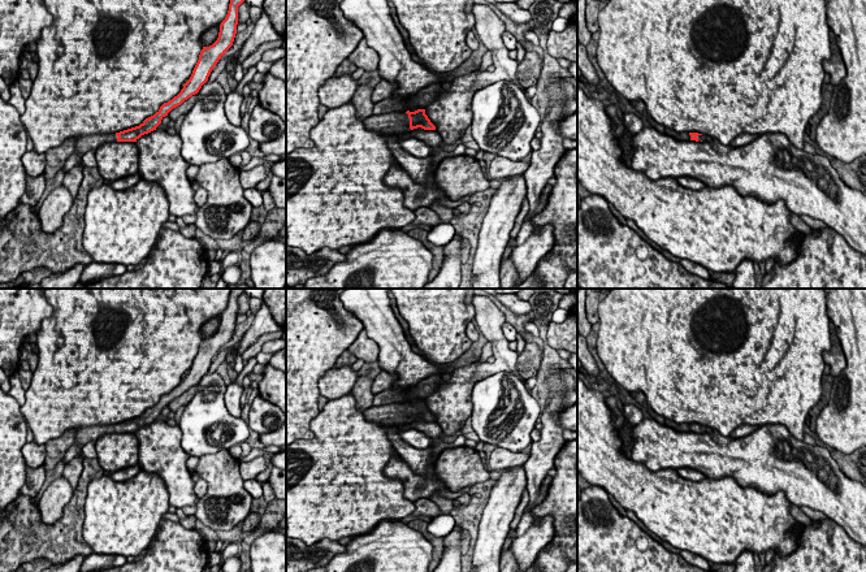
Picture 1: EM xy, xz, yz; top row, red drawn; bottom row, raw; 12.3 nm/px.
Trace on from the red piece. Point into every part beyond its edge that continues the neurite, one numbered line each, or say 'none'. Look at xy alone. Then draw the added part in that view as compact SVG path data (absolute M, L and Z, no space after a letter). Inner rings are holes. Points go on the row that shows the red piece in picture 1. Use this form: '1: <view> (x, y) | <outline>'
1: xy (85, 143) | M94 134L75 138L75 153L83 156L87 151L95 151L103 143L117 142L116 134Z

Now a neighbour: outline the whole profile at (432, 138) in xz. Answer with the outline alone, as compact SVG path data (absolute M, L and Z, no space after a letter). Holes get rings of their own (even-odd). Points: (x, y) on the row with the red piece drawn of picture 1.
M417 127L408 134L403 134L400 138L402 139L416 138L428 144L432 148L428 157L432 160L432 164L436 166L436 169L443 159L449 157L449 152L443 151L440 147L442 138L440 133L437 133L436 130L424 130L421 127Z

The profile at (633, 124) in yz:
M624 113L623 124L627 133L631 133L631 134L637 134L644 129L642 120L633 113Z

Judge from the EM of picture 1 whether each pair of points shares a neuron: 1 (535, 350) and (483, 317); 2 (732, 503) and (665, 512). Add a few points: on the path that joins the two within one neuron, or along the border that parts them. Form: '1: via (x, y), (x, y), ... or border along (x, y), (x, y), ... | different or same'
1: border along (518, 355), (516, 371), (524, 380) | different
2: via (715, 512), (682, 512) | same

